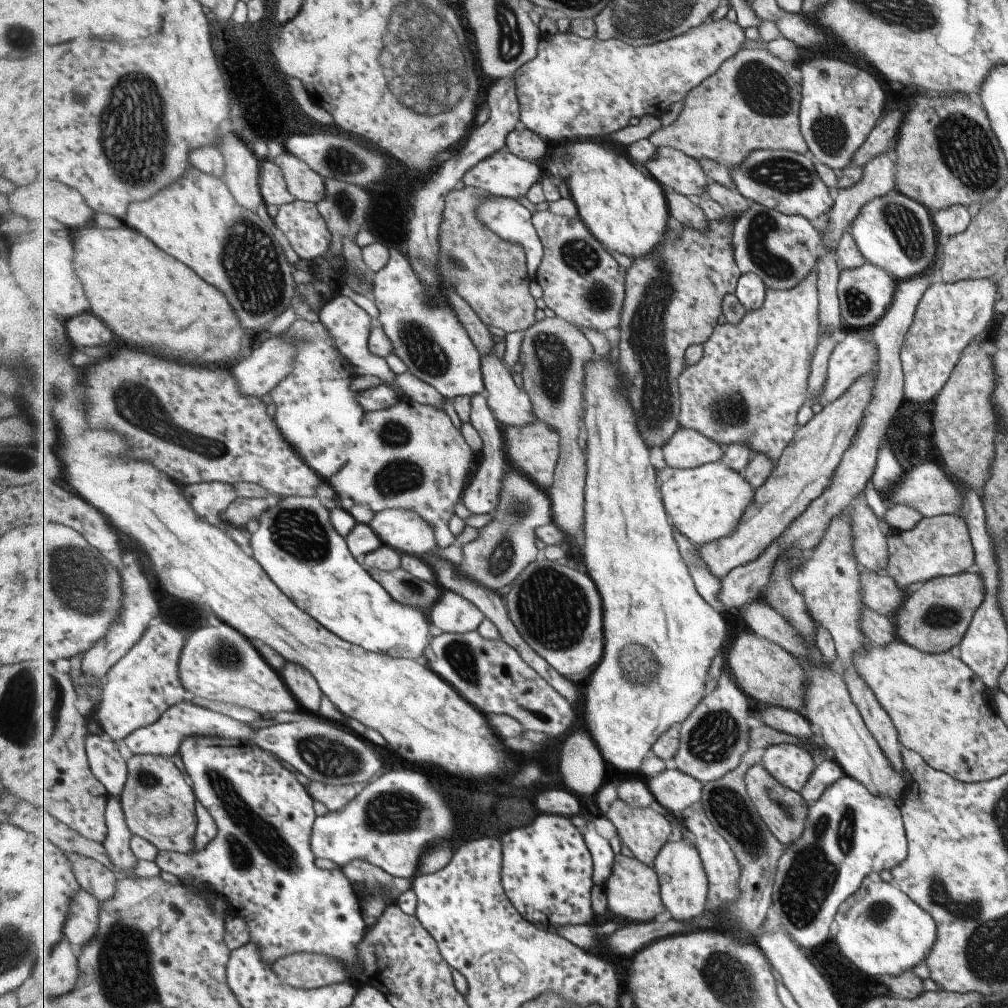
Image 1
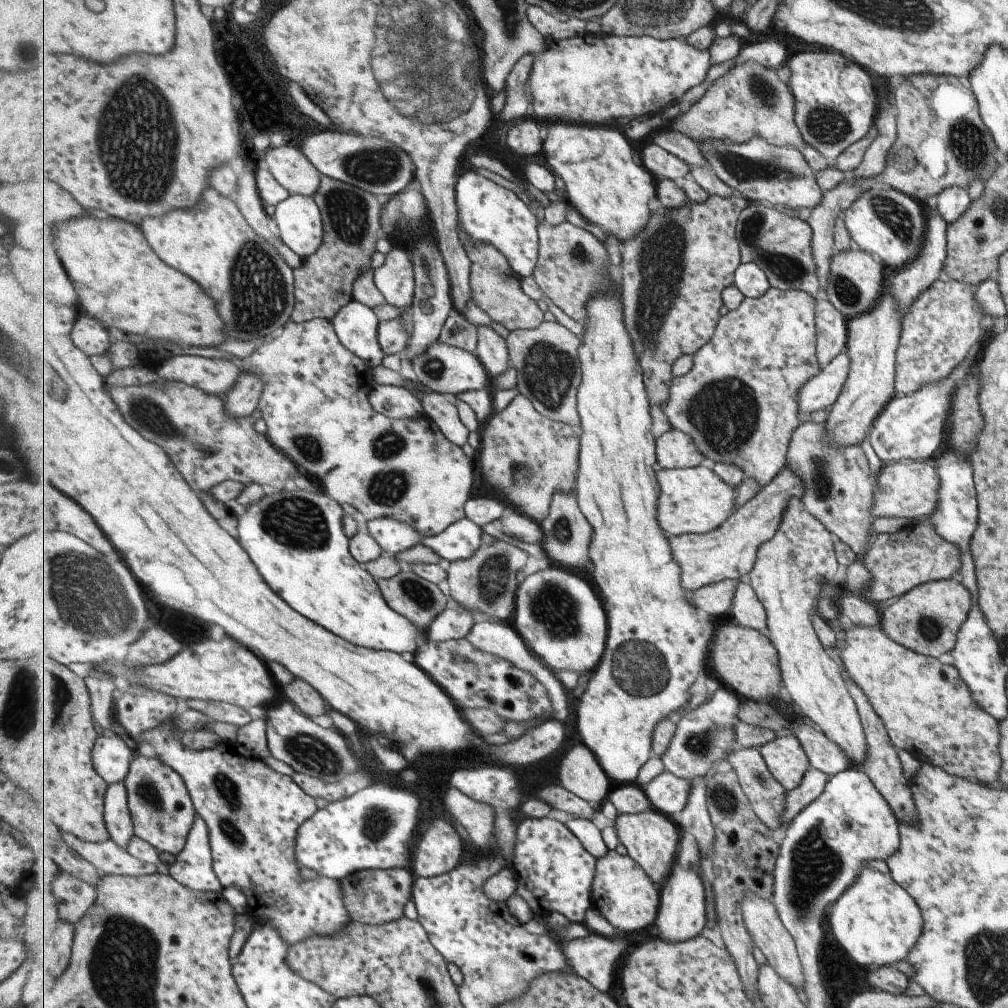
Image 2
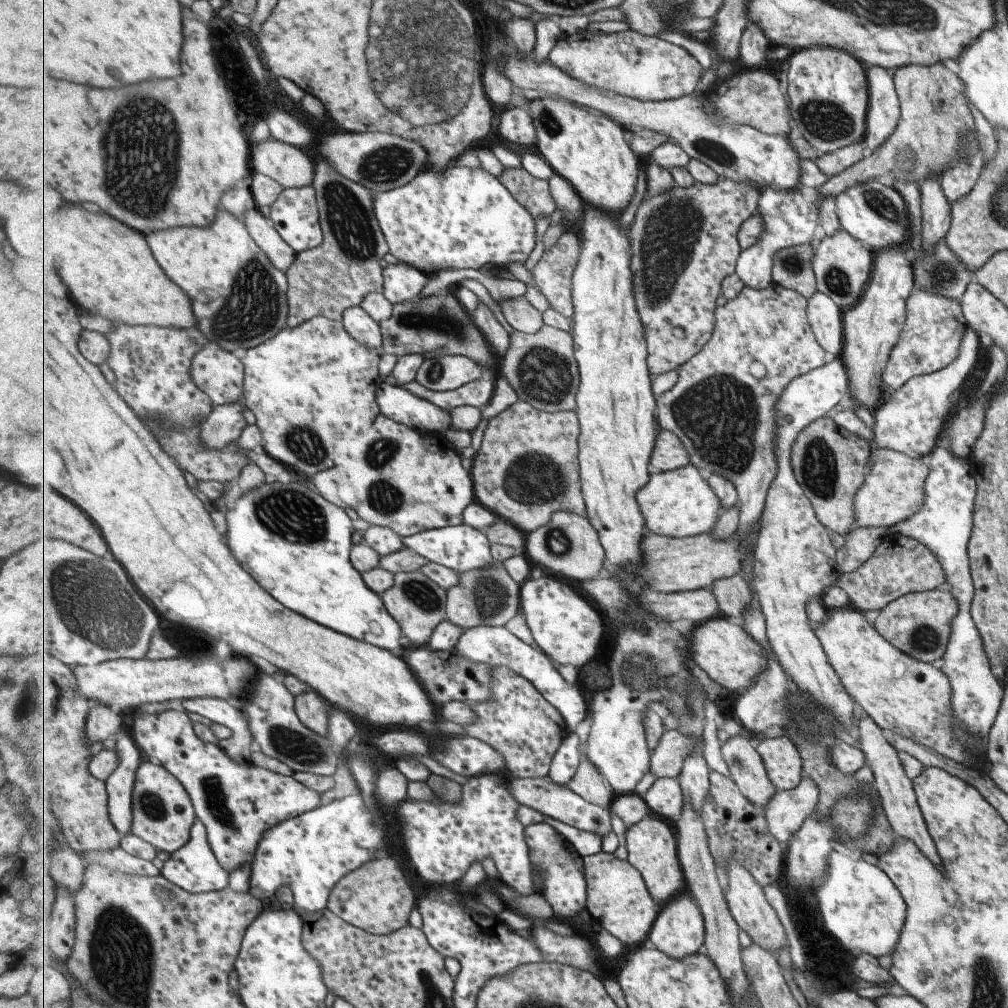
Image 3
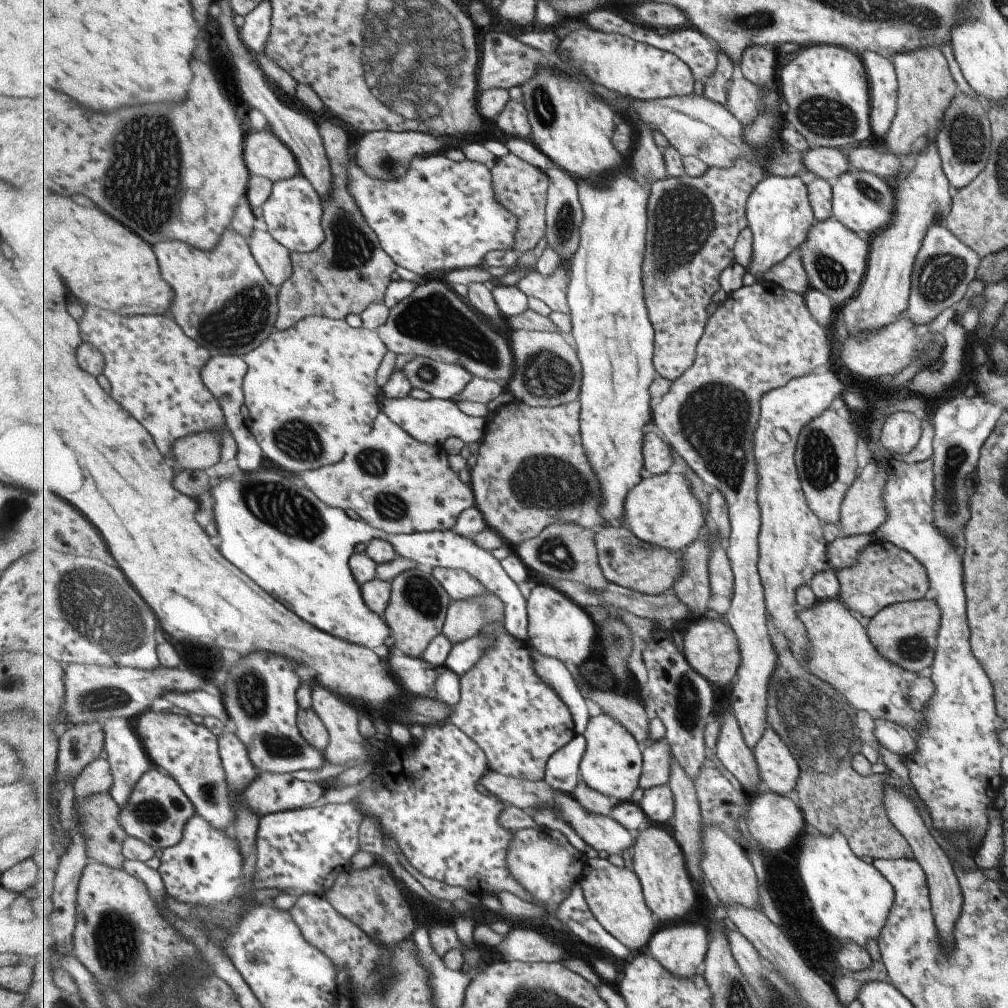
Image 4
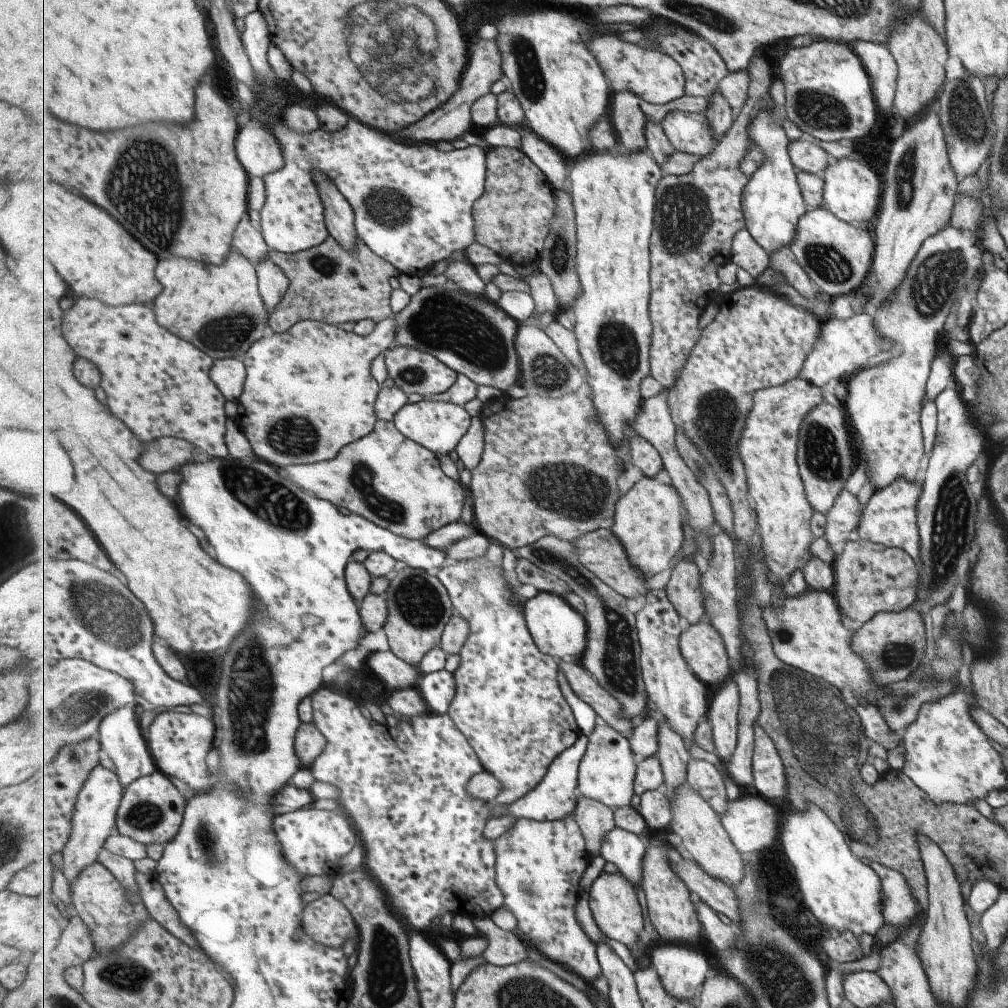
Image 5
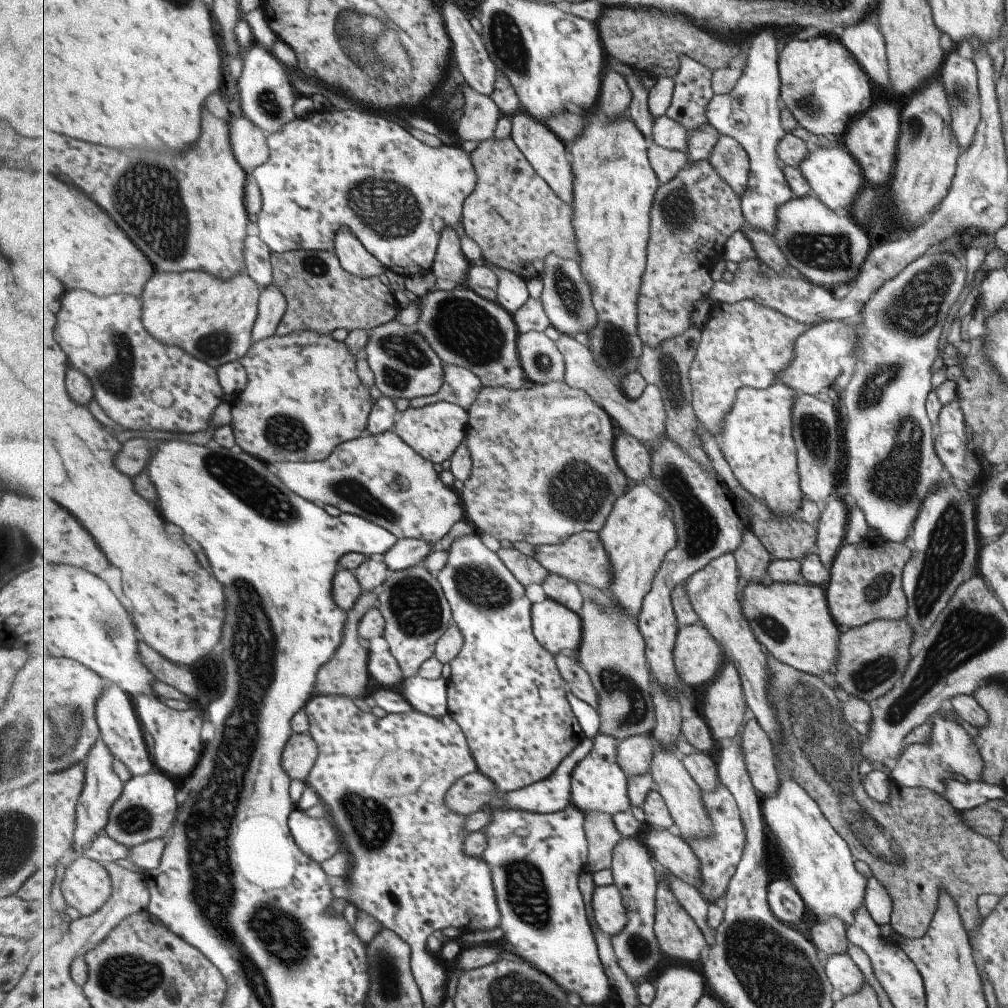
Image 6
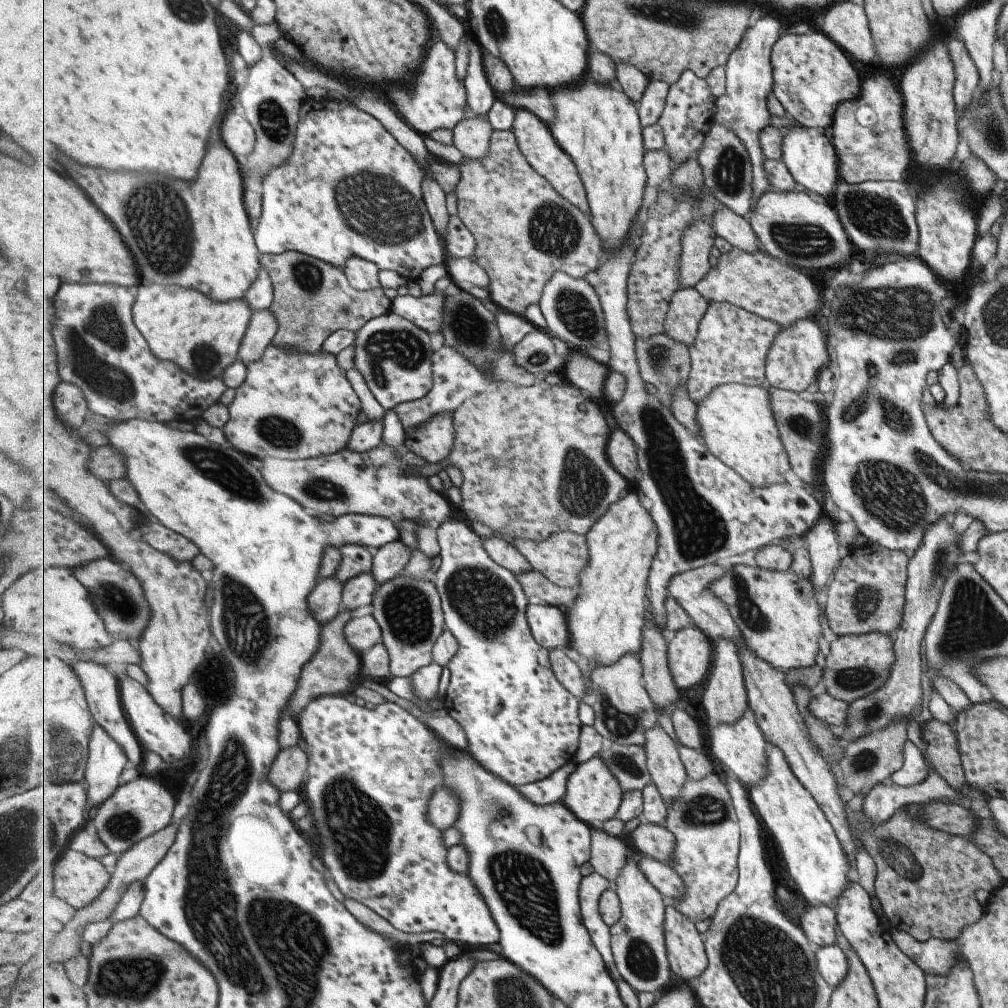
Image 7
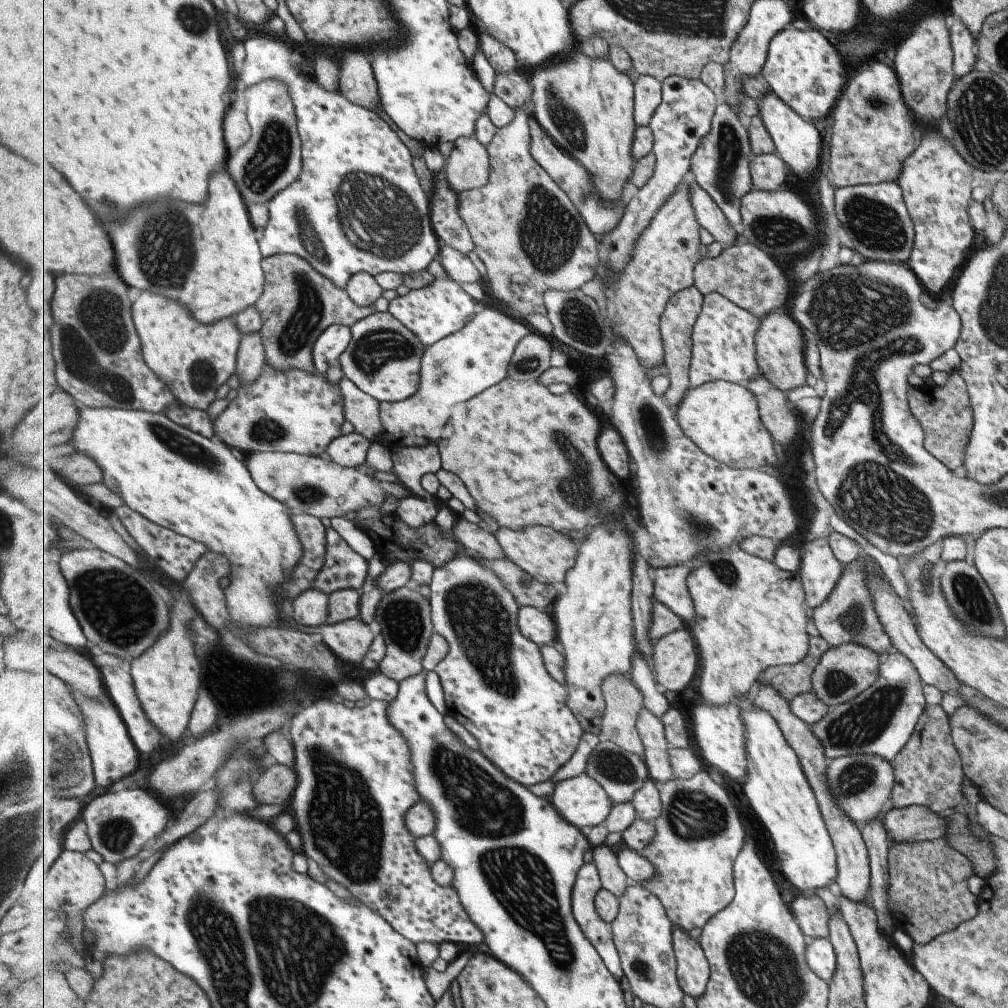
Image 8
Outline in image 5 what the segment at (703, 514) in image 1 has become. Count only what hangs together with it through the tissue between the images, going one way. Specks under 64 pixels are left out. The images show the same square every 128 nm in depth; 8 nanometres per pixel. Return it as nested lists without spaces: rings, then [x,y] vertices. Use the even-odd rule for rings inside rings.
[[[643,476],[625,493],[616,506],[613,534],[627,550],[631,564],[647,578],[655,578],[665,568],[673,568],[687,538],[687,510],[673,484]]]

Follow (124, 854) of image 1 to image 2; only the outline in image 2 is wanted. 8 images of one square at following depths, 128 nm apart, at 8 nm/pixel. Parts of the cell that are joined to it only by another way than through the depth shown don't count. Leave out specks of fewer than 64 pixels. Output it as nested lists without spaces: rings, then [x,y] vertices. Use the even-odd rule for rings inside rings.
[[[126,782],[108,785],[105,798],[105,824],[109,829],[111,840],[125,848],[129,846],[131,838],[136,835],[134,822],[129,808],[129,797]]]

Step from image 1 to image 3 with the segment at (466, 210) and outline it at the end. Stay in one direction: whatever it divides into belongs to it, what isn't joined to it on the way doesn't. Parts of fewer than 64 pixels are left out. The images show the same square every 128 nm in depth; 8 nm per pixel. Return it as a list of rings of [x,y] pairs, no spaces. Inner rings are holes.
[[[524,296],[515,298],[515,300],[499,302],[498,306],[501,308],[508,324],[515,331],[534,335],[544,327],[542,312],[539,312],[535,306],[531,306],[529,300]]]

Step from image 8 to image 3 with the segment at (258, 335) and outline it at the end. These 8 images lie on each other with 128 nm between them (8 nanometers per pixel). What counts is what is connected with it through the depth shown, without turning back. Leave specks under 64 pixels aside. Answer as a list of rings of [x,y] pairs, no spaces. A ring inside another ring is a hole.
[[[253,204],[245,212],[246,226],[255,242],[265,250],[265,254],[269,256],[273,266],[286,272],[295,262],[298,252],[283,240],[281,234],[277,232],[273,220],[265,218],[257,208],[258,206]]]

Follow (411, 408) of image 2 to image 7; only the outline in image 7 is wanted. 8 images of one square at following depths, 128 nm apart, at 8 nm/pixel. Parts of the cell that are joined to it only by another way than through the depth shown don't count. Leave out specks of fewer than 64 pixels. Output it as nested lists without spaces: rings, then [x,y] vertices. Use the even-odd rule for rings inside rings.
[[[445,412],[425,422],[417,430],[404,437],[403,448],[423,457],[429,463],[443,462],[455,446],[455,418],[453,412]]]

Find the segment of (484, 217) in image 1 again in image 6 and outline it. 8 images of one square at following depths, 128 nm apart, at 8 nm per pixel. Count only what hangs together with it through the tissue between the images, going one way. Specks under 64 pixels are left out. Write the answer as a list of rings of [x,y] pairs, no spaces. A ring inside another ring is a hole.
[[[333,109],[315,110],[309,118],[296,118],[287,130],[269,135],[269,147],[271,158],[267,164],[263,164],[255,171],[255,178],[260,186],[263,198],[263,210],[259,215],[258,230],[261,240],[268,244],[272,252],[286,253],[287,251],[297,251],[305,249],[307,251],[333,250],[335,251],[335,240],[337,232],[341,228],[351,228],[353,234],[361,240],[365,248],[376,256],[388,270],[399,275],[408,276],[412,274],[424,274],[431,271],[436,262],[436,254],[440,248],[441,232],[445,232],[447,226],[453,226],[462,231],[463,229],[463,207],[465,200],[475,192],[479,184],[479,176],[475,172],[471,152],[463,152],[456,146],[442,145],[431,147],[421,143],[417,138],[413,138],[407,130],[399,124],[384,120],[383,117],[369,116],[365,113],[351,110],[333,112]]]

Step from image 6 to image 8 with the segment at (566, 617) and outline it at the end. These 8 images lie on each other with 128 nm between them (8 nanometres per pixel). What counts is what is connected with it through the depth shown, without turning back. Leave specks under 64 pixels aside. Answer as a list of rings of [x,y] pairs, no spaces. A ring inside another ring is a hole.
[[[523,605],[519,611],[519,628],[525,636],[539,645],[551,645],[558,640],[557,624],[550,611]]]

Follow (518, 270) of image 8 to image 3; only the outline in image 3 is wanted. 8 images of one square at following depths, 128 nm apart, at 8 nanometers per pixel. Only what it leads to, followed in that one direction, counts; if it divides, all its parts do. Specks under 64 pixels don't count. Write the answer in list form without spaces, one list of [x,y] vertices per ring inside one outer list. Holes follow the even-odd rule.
[[[522,166],[517,169],[505,168],[500,181],[509,188],[515,200],[531,212],[535,220],[547,216],[554,219],[557,216],[557,202],[548,180],[535,178]]]

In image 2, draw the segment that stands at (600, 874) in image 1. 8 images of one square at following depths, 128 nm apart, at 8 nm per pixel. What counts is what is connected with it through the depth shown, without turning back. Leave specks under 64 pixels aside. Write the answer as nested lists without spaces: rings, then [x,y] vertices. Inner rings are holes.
[[[553,809],[553,817],[559,819],[563,824],[567,825],[567,828],[577,835],[577,838],[583,842],[585,848],[593,854],[599,860],[599,858],[605,858],[609,854],[609,848],[607,844],[603,842],[603,836],[601,836],[601,830],[587,818],[577,818],[577,816],[571,816],[567,812]]]

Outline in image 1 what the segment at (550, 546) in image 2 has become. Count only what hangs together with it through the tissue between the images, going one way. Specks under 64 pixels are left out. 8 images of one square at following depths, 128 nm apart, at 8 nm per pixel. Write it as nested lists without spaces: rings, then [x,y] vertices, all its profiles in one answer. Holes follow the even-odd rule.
[[[557,315],[545,317],[528,328],[519,353],[524,389],[533,402],[535,414],[561,435],[561,456],[549,494],[553,504],[553,523],[567,532],[571,542],[579,540],[585,528],[587,460],[583,448],[579,446],[579,434],[584,420],[585,364],[595,358],[595,348],[587,336],[575,324]]]

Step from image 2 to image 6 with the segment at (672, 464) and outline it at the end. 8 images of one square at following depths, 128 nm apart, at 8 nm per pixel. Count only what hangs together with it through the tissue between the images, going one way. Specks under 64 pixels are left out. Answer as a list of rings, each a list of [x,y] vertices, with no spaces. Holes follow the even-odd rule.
[[[621,431],[614,446],[617,463],[631,483],[652,476],[651,450],[641,440]]]

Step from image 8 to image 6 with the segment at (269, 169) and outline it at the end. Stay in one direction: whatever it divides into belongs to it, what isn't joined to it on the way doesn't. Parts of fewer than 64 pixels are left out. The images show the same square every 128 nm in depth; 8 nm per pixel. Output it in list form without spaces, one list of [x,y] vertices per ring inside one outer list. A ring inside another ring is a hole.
[[[257,41],[244,53],[243,68],[237,82],[240,91],[240,106],[243,114],[251,118],[269,135],[287,130],[287,126],[297,118],[295,102],[300,96],[291,86],[291,80],[285,68],[273,53]]]

